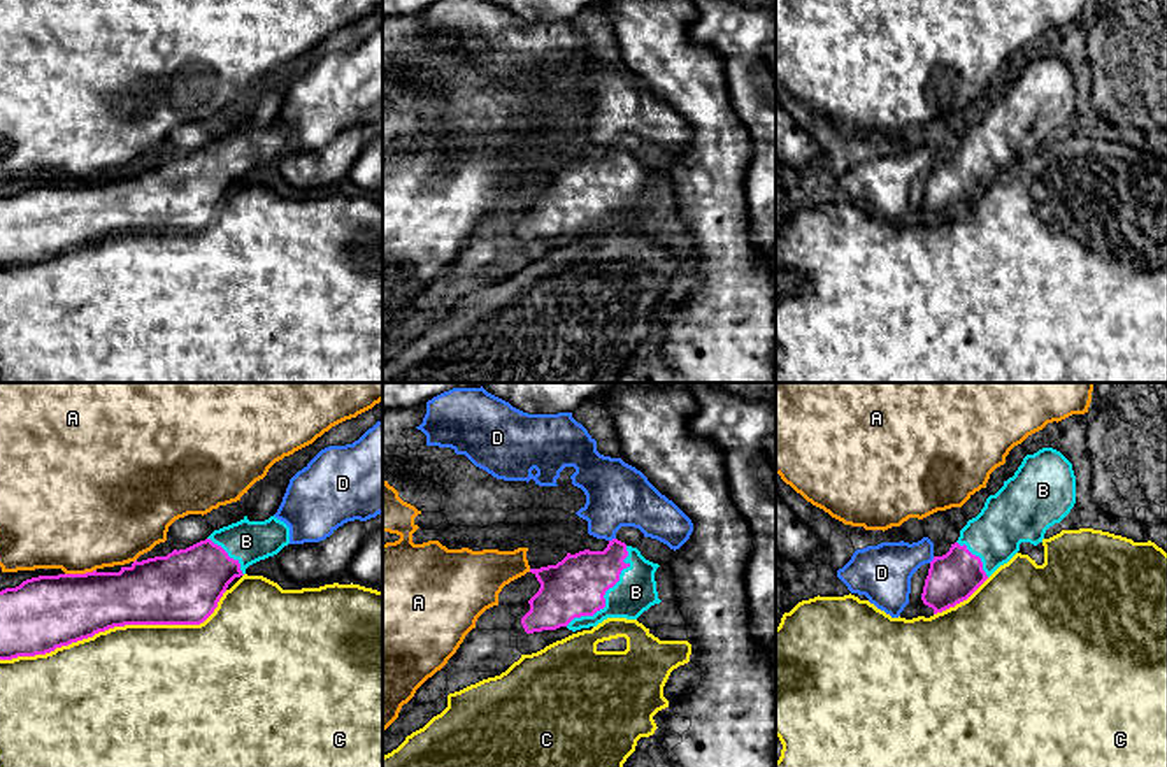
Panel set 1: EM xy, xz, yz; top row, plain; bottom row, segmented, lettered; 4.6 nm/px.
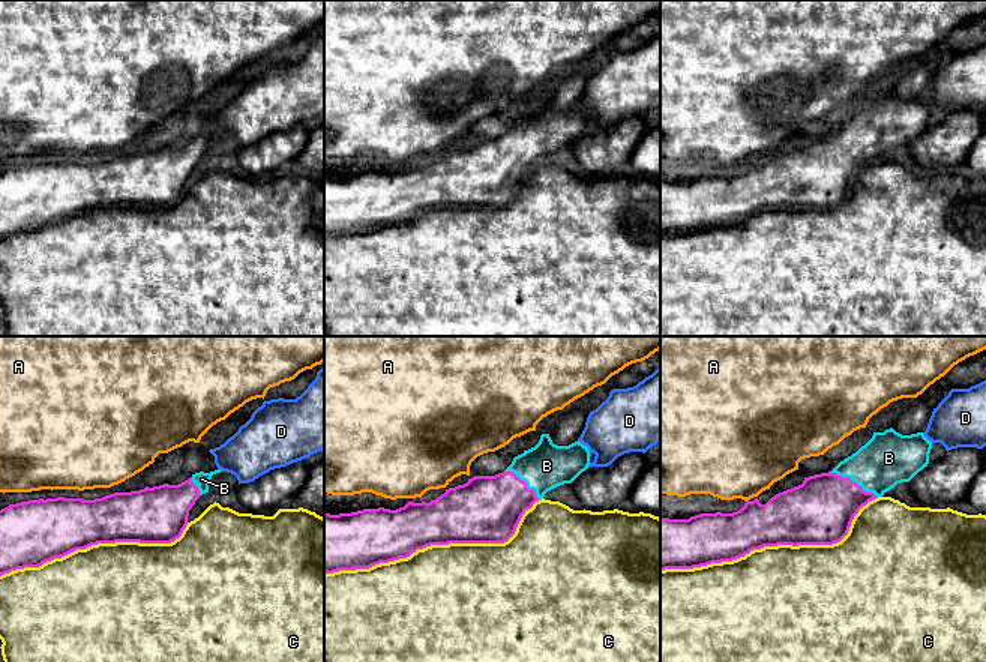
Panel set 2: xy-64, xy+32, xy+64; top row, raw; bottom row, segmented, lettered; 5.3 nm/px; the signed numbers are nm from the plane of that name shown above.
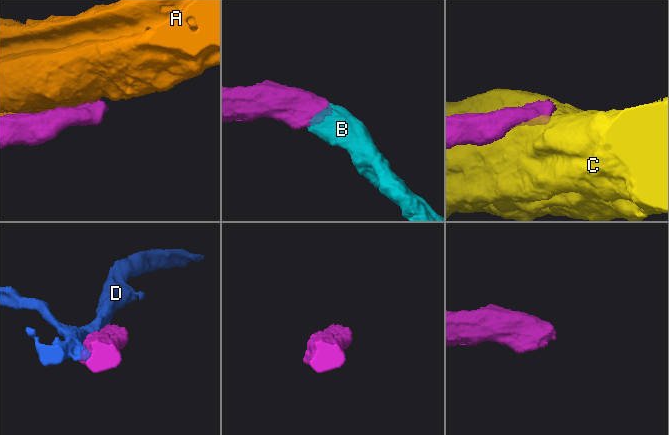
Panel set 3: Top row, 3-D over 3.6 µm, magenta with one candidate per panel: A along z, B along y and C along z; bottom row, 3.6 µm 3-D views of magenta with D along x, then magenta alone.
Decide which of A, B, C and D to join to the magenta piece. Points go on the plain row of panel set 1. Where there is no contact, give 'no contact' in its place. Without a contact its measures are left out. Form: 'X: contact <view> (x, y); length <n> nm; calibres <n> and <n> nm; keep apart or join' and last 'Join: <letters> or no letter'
A: contact xy (79, 181); length 150 nm; calibres 340 and 480 nm; keep apart
B: contact xz (604, 200); length 460 nm; calibres 280 and 190 nm; join
C: contact xy (116, 232); length 1100 nm; calibres 320 and 480 nm; keep apart
D: contact xz (613, 146); length 40 nm; calibres 260 and 280 nm; keep apart
Join: B

